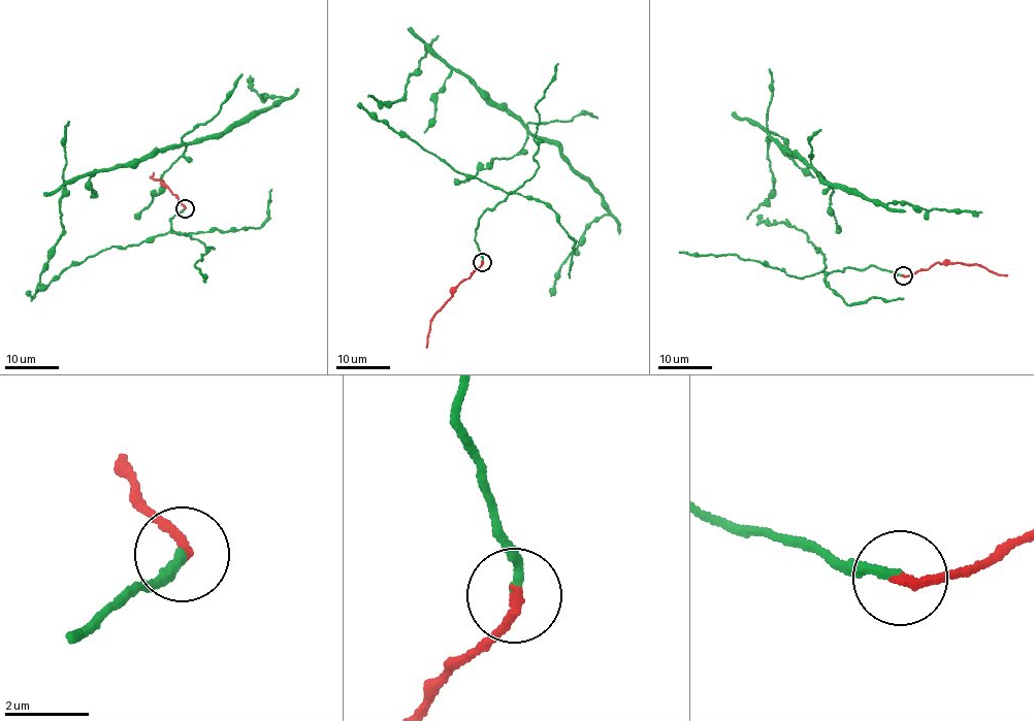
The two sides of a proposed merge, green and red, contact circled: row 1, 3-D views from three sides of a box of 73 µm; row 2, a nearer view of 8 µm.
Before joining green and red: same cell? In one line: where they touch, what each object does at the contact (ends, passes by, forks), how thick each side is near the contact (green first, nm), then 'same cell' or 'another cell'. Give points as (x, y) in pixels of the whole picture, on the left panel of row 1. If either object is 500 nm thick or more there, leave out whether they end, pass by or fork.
at (185, 208); green ends there; red ends there; 240 nm thick on the green side, 240 nm on the other; another cell

